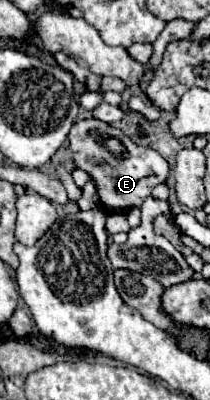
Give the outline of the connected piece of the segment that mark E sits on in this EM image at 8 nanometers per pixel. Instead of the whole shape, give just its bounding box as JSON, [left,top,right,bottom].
[69,117,169,211]

